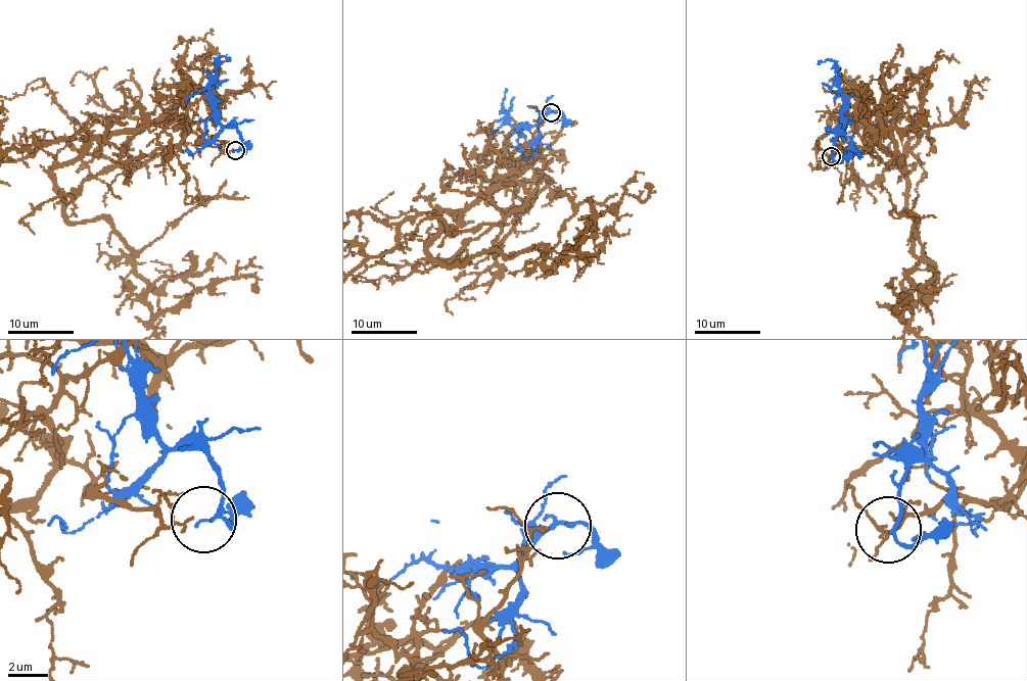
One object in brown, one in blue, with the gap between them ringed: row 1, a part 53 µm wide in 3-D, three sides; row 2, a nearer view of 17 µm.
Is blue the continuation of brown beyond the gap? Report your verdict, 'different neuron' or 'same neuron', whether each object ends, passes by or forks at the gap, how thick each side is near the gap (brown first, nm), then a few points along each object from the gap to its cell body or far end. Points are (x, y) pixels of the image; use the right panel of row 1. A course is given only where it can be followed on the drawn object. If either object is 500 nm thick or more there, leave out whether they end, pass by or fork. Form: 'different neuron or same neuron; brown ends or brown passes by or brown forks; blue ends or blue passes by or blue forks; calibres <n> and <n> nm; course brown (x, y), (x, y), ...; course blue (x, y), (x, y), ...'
different neuron; brown ends; blue passes by; calibres 140 and 160 nm; course blue (832, 156), (838, 135), (843, 130), (842, 93), (835, 80), (834, 61), (818, 62)

